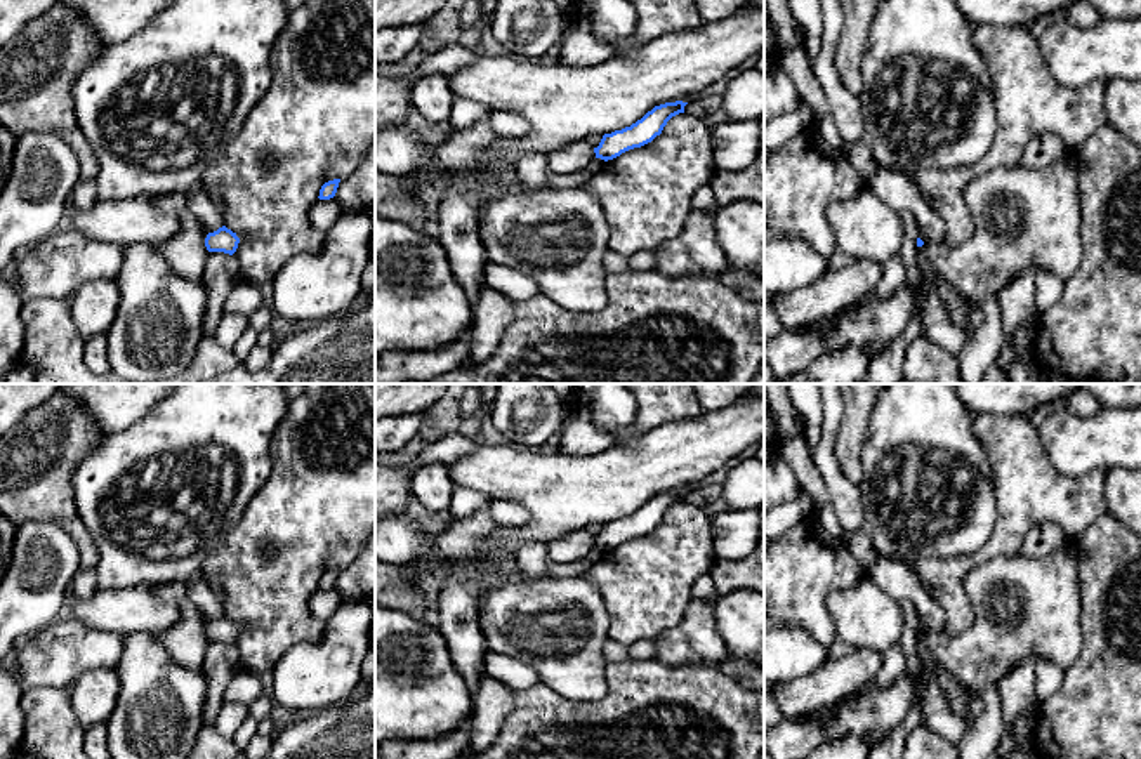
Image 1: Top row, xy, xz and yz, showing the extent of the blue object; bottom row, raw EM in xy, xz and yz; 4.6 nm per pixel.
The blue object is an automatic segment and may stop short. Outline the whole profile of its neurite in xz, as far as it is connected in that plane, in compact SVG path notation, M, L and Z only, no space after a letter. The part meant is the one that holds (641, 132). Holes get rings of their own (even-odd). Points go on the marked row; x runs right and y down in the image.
M676 101L655 106L630 127L604 134L599 146L594 148L596 158L608 162L629 149L651 142L656 135L662 134L663 127L672 116L684 113L686 104L688 102Z

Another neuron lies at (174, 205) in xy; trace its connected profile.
M155 195L149 201L158 212L172 217L179 217L188 208L186 195Z

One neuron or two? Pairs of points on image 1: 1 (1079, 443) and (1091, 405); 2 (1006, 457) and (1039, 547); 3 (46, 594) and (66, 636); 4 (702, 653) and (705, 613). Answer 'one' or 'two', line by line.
1: two
2: two
3: two
4: one

